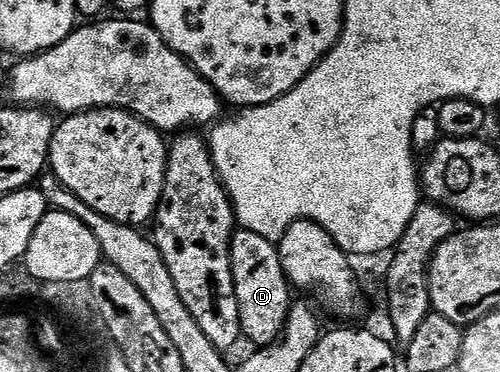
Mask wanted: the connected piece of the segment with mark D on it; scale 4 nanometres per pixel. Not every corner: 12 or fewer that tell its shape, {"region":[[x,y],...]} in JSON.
{"region":[[231,236],[240,334],[283,336],[293,289],[276,242]]}

